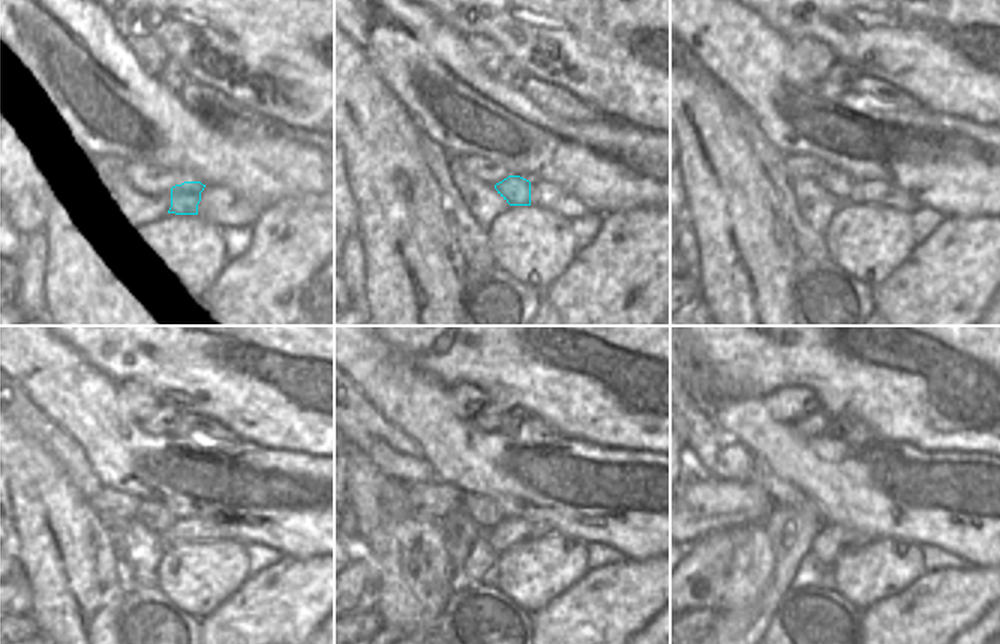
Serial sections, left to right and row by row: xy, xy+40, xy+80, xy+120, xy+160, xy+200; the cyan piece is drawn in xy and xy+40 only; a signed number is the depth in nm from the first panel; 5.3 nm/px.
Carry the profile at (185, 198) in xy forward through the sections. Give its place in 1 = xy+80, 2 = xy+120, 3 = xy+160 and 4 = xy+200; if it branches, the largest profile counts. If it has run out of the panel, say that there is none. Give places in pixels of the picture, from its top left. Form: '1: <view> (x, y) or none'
1: xy+80 (835, 182)
2: xy+120 (152, 514)
3: xy+160 (485, 511)
4: xy+200 (781, 493)

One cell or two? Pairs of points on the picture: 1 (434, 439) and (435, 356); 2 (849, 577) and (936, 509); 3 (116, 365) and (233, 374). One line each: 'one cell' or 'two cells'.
1: two cells
2: two cells
3: one cell

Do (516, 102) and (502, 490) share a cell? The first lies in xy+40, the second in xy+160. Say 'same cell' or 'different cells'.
same cell

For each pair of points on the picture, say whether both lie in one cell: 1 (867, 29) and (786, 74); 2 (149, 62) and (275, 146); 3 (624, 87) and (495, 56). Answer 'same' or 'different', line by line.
1: different
2: different
3: different

